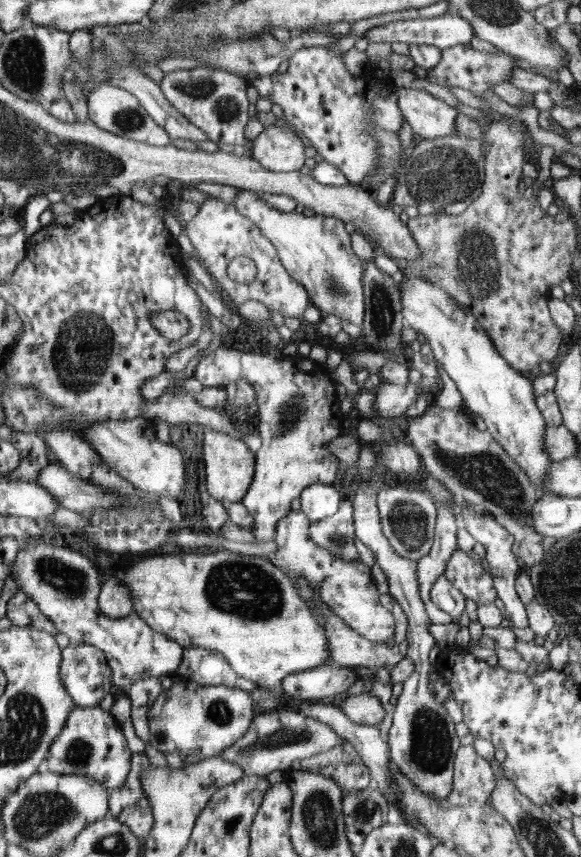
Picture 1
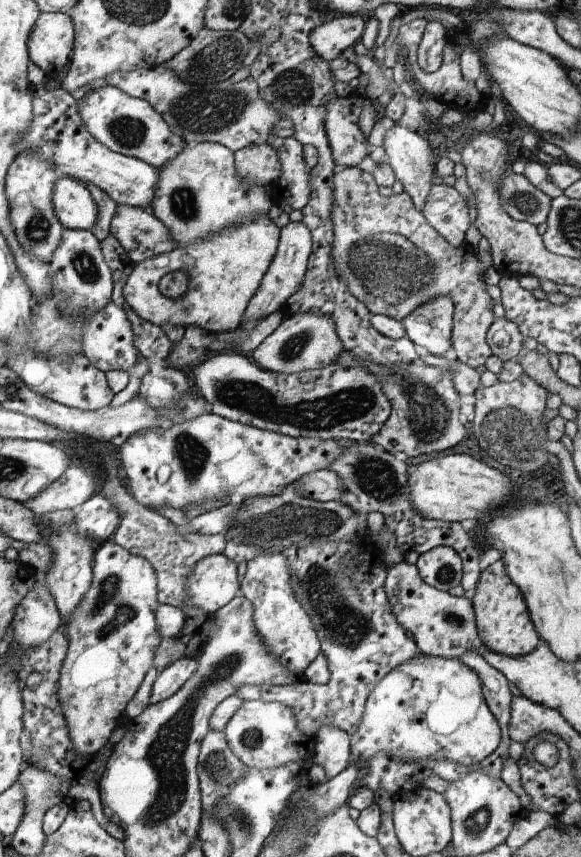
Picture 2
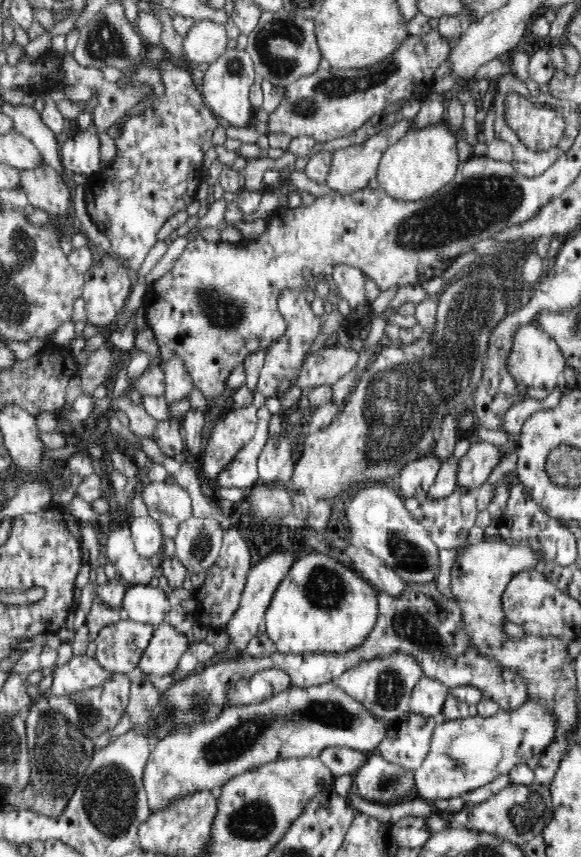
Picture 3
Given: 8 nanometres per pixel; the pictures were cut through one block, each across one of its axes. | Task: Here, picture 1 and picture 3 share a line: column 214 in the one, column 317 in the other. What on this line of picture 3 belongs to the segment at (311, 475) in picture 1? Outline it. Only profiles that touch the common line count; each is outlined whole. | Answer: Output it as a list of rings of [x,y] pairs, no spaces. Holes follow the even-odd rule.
[[[340,343],[332,347],[324,345],[313,354],[307,355],[295,385],[305,393],[322,385],[333,385],[344,374],[348,374],[356,366],[356,362],[357,351]]]

